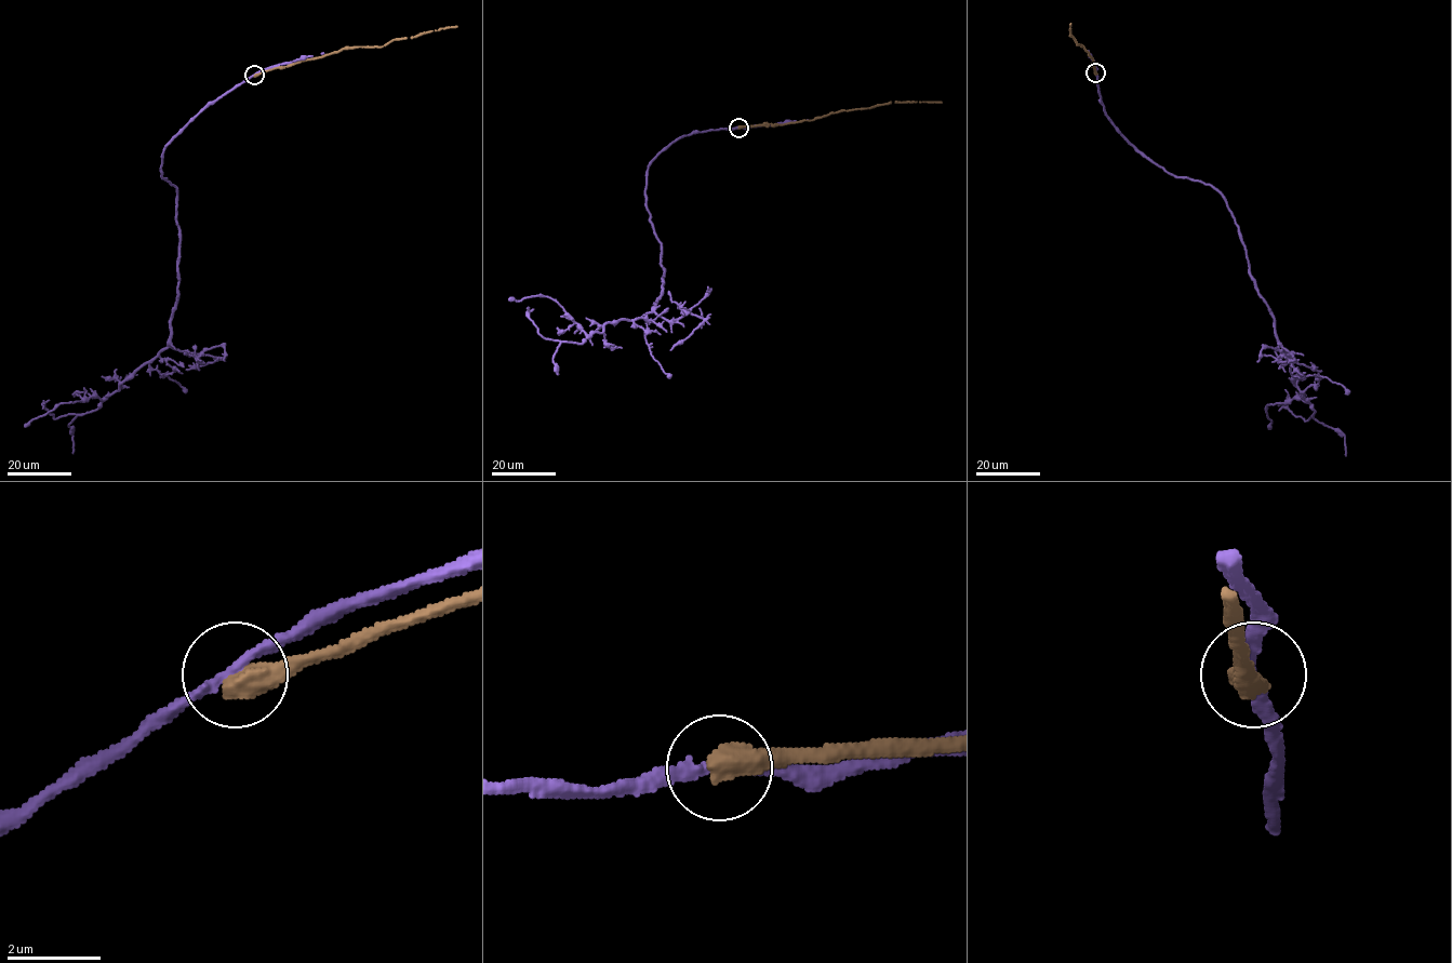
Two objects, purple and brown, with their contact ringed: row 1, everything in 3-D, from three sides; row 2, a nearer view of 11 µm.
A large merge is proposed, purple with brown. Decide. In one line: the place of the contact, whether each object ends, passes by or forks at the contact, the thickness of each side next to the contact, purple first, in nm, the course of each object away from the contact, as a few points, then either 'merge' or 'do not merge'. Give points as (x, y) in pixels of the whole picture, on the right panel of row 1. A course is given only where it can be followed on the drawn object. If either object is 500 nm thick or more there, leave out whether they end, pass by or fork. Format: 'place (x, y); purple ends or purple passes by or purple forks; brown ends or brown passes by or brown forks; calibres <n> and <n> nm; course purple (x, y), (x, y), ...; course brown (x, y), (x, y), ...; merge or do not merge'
place (1095, 72); calibres 240 and 550 nm; course purple (1095, 72), (1115, 128), (1173, 175), (1210, 184), (1238, 227), (1249, 273), (1306, 400), (1268, 404), (1268, 429); course brown (1095, 72), (1089, 52), (1069, 36), (1070, 23); do not merge

